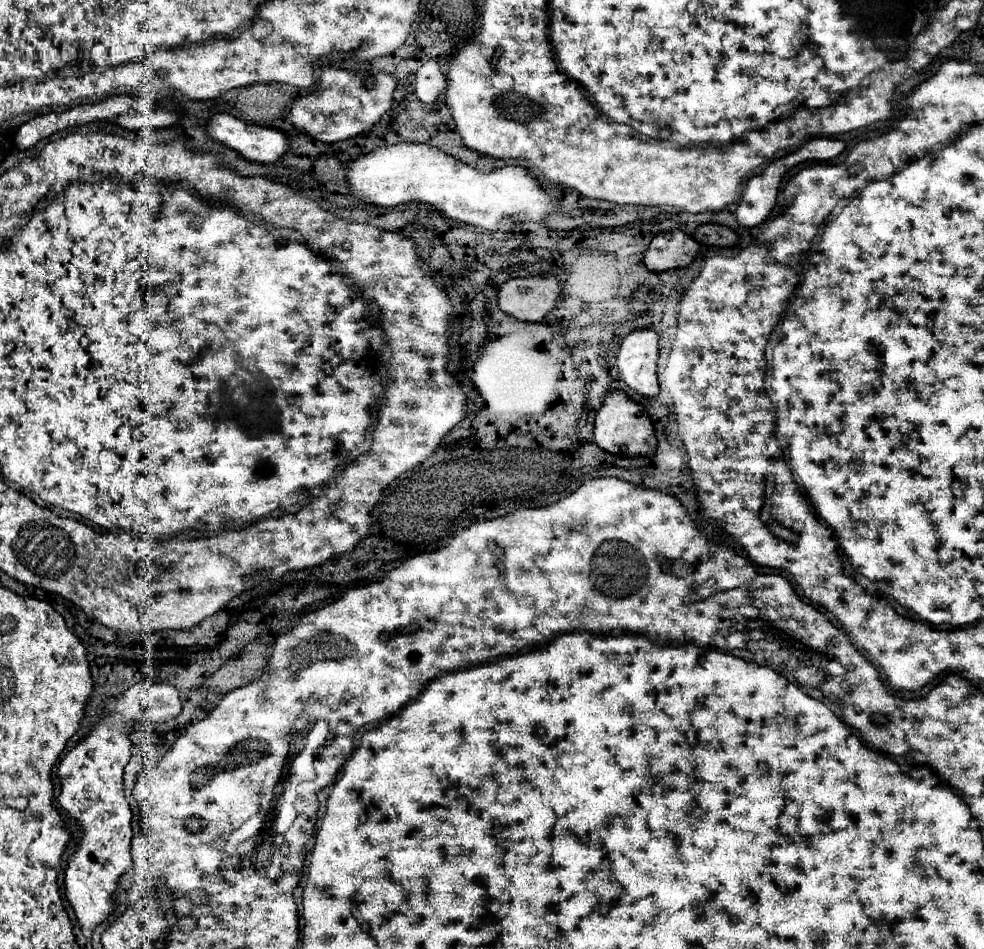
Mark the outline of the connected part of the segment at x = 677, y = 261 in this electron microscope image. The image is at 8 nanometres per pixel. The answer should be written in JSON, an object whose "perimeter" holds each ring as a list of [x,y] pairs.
{"perimeter":[[[682,230],[660,232],[654,236],[650,248],[646,250],[644,264],[652,272],[684,268],[694,260],[698,250],[700,244]]]}

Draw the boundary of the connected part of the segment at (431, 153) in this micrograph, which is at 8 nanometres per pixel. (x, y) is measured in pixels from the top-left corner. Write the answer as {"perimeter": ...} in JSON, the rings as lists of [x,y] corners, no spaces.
{"perimeter":[[[400,142],[394,146],[386,146],[386,148],[376,148],[374,152],[356,158],[348,166],[348,184],[350,184],[352,196],[360,198],[362,202],[376,204],[376,206],[398,206],[404,202],[418,200],[418,202],[432,204],[436,210],[440,210],[448,218],[456,218],[460,222],[464,220],[466,224],[474,224],[474,226],[486,228],[490,232],[494,232],[494,230],[512,232],[512,230],[516,230],[518,222],[546,220],[556,210],[556,204],[552,202],[550,194],[522,166],[504,166],[500,170],[480,172],[480,170],[474,170],[468,164],[462,164],[456,158],[440,152],[438,148],[432,148],[426,144],[412,144],[412,142]]]}

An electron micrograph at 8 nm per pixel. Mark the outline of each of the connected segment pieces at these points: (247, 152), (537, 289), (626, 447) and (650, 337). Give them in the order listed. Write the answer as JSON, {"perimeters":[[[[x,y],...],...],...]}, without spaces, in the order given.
{"perimeters":[[[[216,114],[208,122],[214,140],[234,148],[250,162],[278,162],[288,150],[288,136],[276,128],[242,122],[230,114]]],[[[538,274],[508,280],[498,294],[500,310],[524,322],[542,322],[562,292],[556,274]]],[[[608,390],[604,404],[596,412],[594,420],[594,440],[596,444],[618,456],[652,456],[656,452],[656,436],[654,436],[654,424],[646,412],[646,408],[638,402],[634,402],[626,392],[622,390]]],[[[650,328],[632,330],[620,344],[618,370],[622,380],[644,396],[658,396],[656,378],[658,334]]]]}

